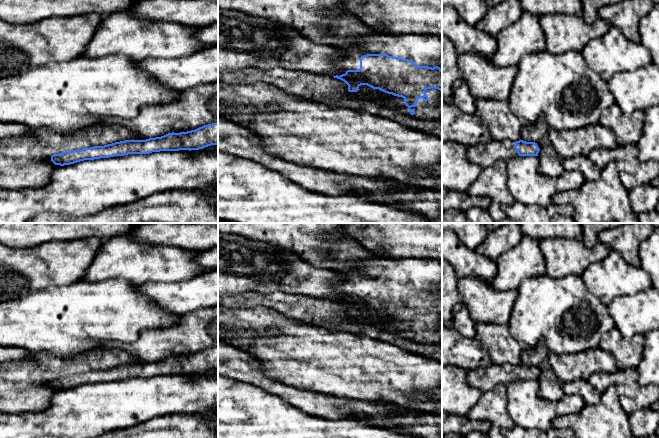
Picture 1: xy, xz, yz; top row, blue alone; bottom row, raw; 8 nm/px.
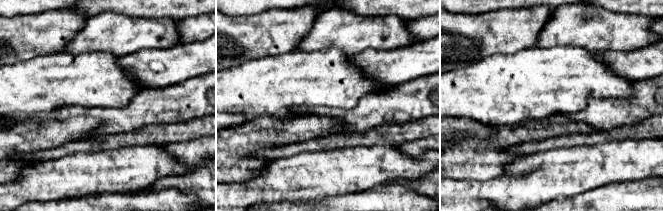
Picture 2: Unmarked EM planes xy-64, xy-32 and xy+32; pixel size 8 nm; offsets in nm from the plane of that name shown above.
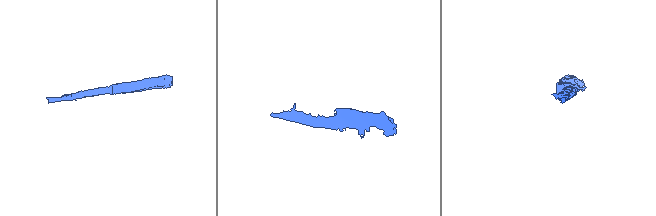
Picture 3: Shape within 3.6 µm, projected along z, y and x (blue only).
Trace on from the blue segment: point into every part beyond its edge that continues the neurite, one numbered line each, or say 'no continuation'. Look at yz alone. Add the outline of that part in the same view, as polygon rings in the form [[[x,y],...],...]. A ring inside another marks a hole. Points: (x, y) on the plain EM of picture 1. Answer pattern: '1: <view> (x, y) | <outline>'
1: yz (484, 380) | [[[491,364],[486,369],[473,369],[467,371],[467,381],[470,386],[479,391],[487,392],[498,384],[509,384],[518,380],[514,366],[511,364]]]

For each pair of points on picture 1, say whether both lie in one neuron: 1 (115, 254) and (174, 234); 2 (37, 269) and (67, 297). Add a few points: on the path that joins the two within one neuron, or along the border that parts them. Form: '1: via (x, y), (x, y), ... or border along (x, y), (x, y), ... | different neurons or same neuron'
1: border along (126, 235), (139, 242), (170, 246) | different neurons
2: border along (78, 280), (65, 285), (51, 285), (32, 292) | different neurons

